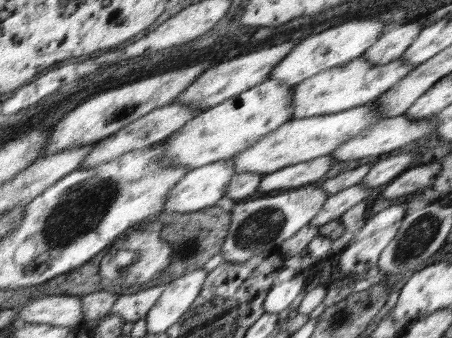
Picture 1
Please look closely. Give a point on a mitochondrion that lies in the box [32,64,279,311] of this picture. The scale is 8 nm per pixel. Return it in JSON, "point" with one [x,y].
{"point":[144,256]}

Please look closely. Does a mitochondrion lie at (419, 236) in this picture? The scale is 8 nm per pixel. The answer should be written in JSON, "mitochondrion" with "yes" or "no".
{"mitochondrion":"yes"}

